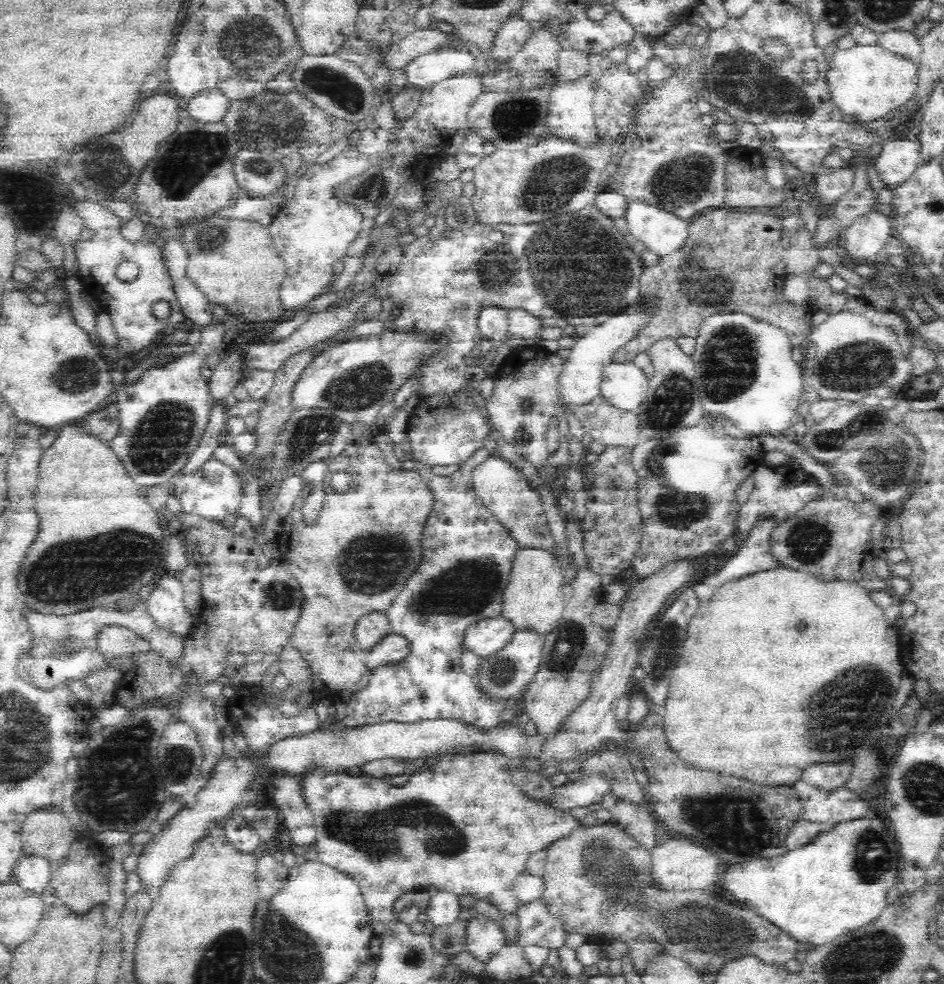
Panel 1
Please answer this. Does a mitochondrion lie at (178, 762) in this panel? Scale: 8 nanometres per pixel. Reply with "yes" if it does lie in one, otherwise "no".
yes

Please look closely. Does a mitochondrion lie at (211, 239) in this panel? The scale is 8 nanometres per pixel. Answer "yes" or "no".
yes

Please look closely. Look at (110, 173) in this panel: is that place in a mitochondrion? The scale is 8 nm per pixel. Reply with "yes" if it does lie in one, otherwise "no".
yes

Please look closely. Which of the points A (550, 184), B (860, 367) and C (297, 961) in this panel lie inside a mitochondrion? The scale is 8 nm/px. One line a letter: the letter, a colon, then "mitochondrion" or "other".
A: mitochondrion
B: mitochondrion
C: mitochondrion

